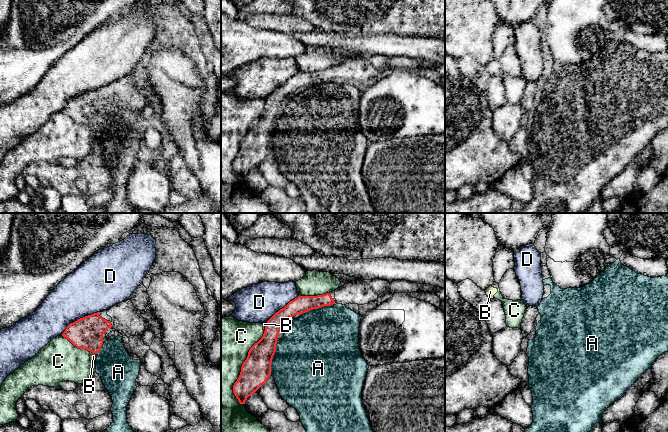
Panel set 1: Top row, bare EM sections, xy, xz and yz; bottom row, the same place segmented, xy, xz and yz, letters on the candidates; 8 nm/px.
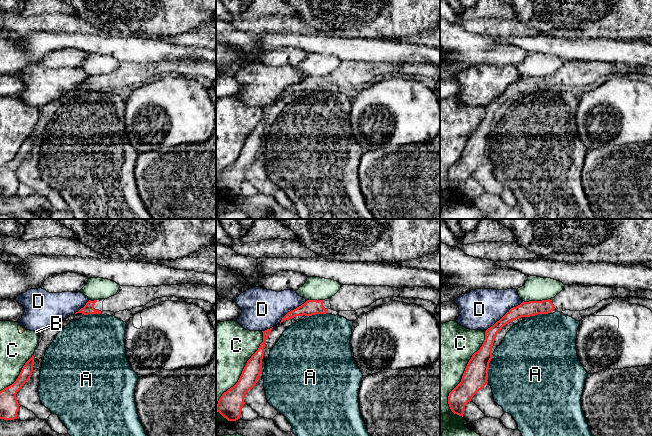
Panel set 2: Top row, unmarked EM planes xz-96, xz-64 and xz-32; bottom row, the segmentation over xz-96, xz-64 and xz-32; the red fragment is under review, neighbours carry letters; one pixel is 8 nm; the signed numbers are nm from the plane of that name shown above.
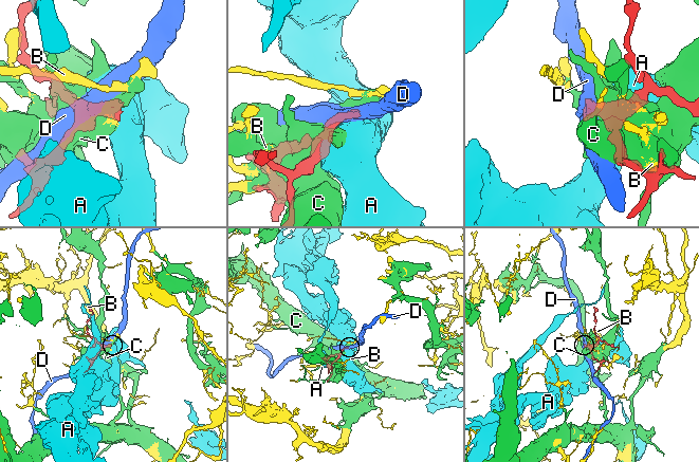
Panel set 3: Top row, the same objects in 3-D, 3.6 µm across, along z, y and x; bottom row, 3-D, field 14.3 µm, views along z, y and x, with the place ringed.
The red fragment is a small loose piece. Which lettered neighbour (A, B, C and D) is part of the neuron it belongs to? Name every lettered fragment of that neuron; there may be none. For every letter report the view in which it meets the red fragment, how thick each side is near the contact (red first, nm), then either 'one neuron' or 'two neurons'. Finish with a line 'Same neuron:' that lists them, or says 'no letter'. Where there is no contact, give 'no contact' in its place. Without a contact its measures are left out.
A: contact in xz; calibres 240 and 500 nm; two neurons
B: contact in xz; calibres 200 and 20 nm; two neurons
C: contact in xz; calibres 240 and 440 nm; two neurons
D: contact in xy; calibres 260 and 380 nm; two neurons
Same neuron: no letter

